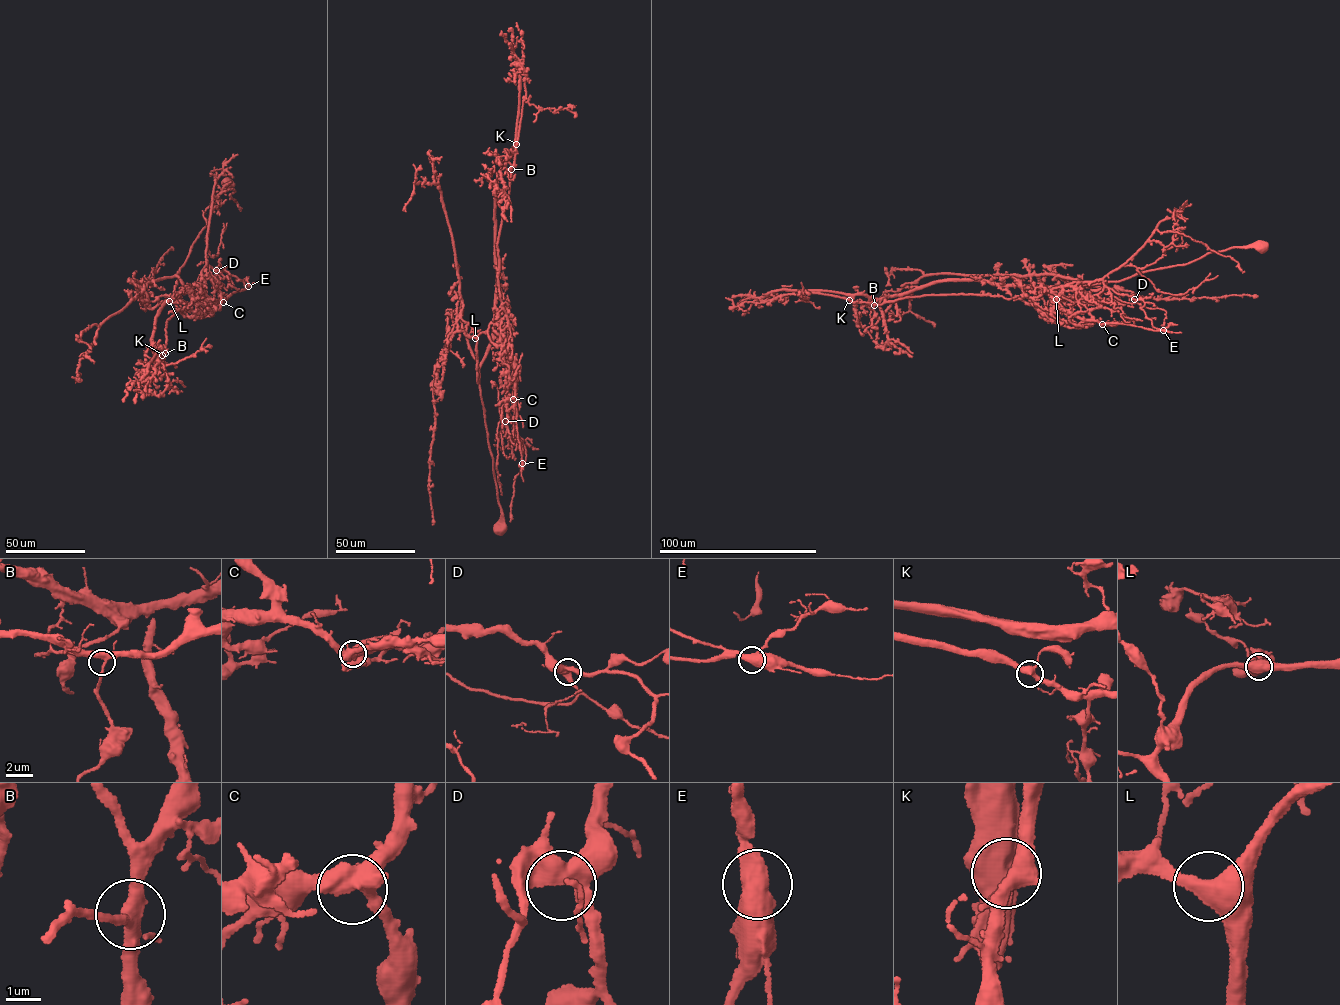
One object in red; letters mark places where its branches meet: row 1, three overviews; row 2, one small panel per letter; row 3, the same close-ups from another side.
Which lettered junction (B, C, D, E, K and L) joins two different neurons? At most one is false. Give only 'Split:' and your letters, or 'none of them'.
Split: E

